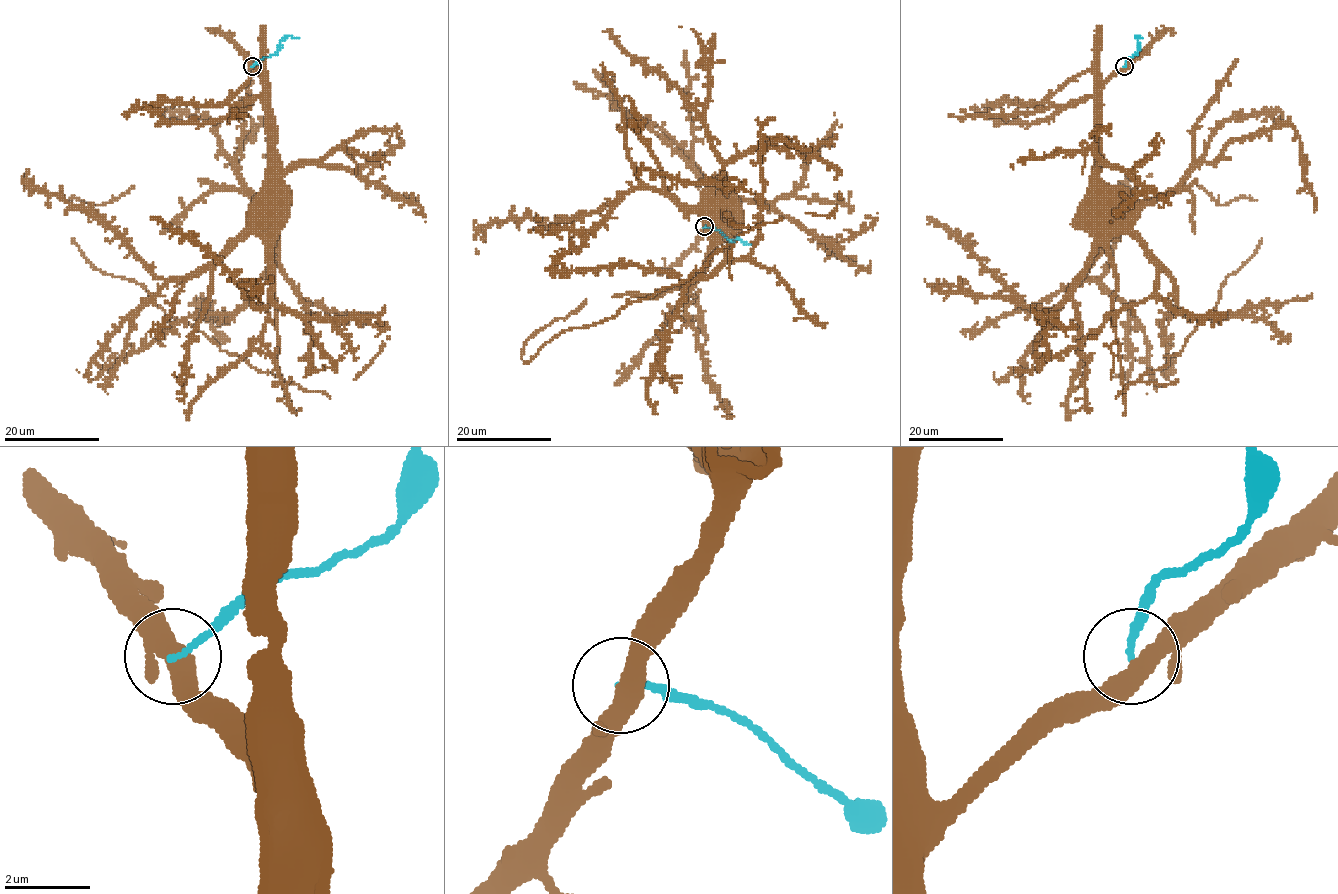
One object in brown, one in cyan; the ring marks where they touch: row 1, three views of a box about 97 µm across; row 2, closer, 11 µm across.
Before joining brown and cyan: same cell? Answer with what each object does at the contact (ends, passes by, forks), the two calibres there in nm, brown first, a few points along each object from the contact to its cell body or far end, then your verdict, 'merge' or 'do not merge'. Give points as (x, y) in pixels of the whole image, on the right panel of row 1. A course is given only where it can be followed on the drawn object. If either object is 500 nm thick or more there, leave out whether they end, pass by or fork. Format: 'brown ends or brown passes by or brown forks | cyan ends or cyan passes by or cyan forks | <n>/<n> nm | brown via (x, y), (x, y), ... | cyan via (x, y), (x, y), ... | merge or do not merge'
brown passes by | cyan ends | 440/130 nm | brown via (1125, 67), (1100, 92), (1097, 176), (1083, 214), (1085, 228), (1085, 222), (1091, 216) | cyan via (1125, 66), (1128, 57), (1138, 50), (1138, 36), (1143, 37) | do not merge

